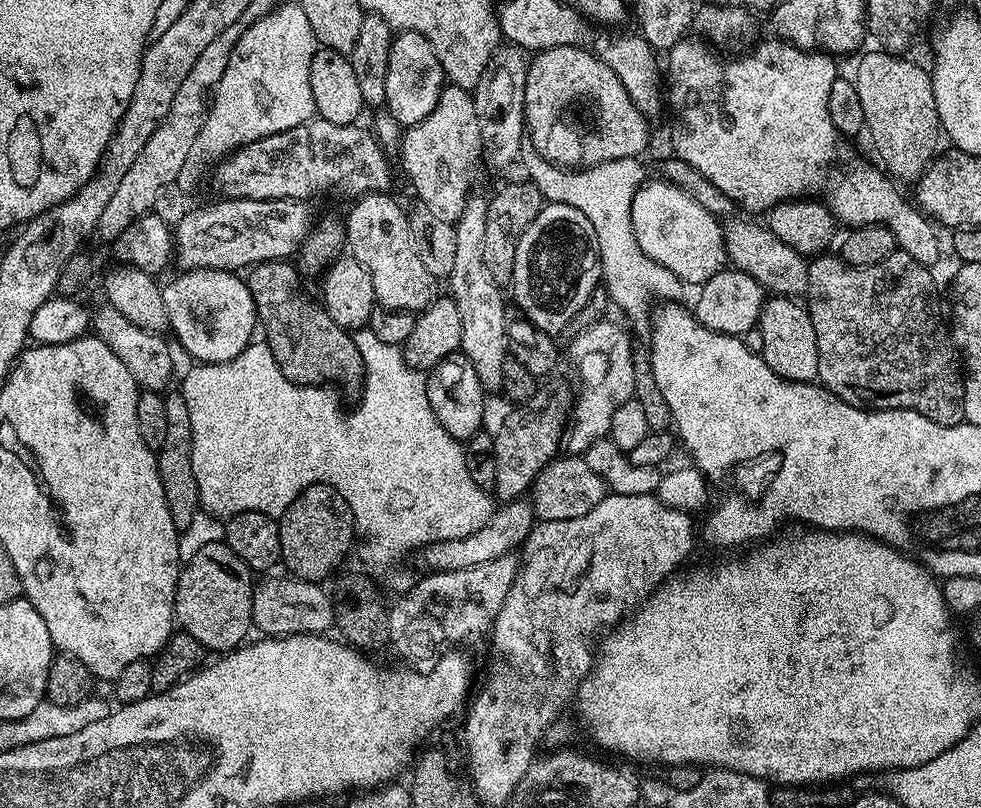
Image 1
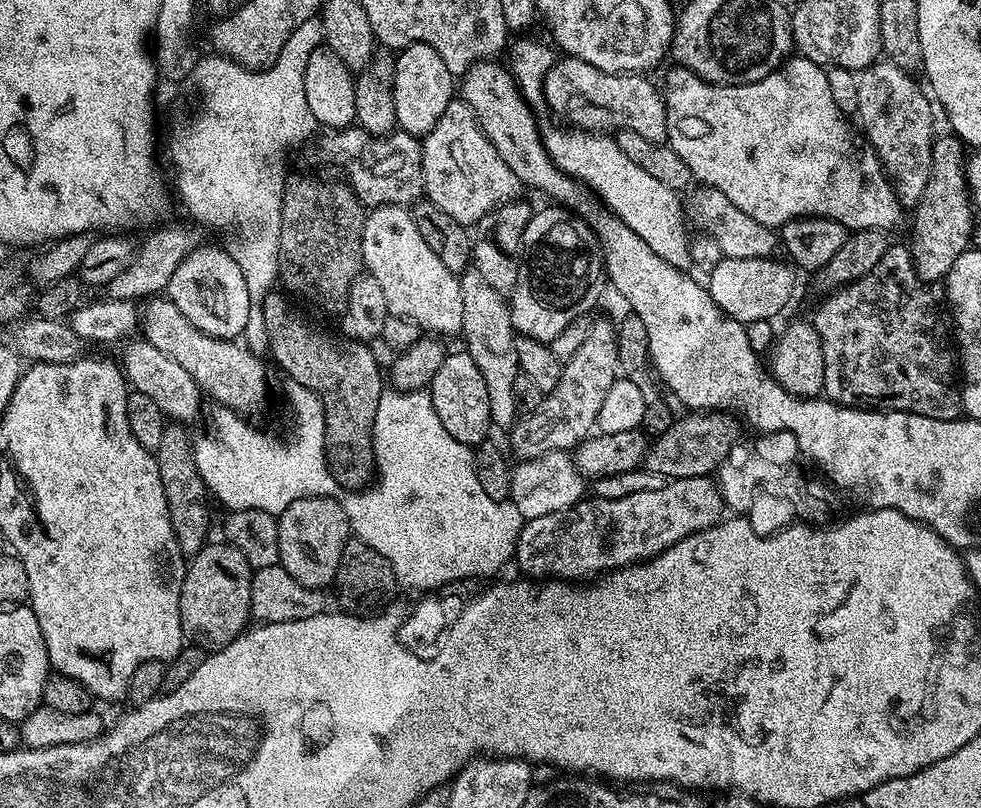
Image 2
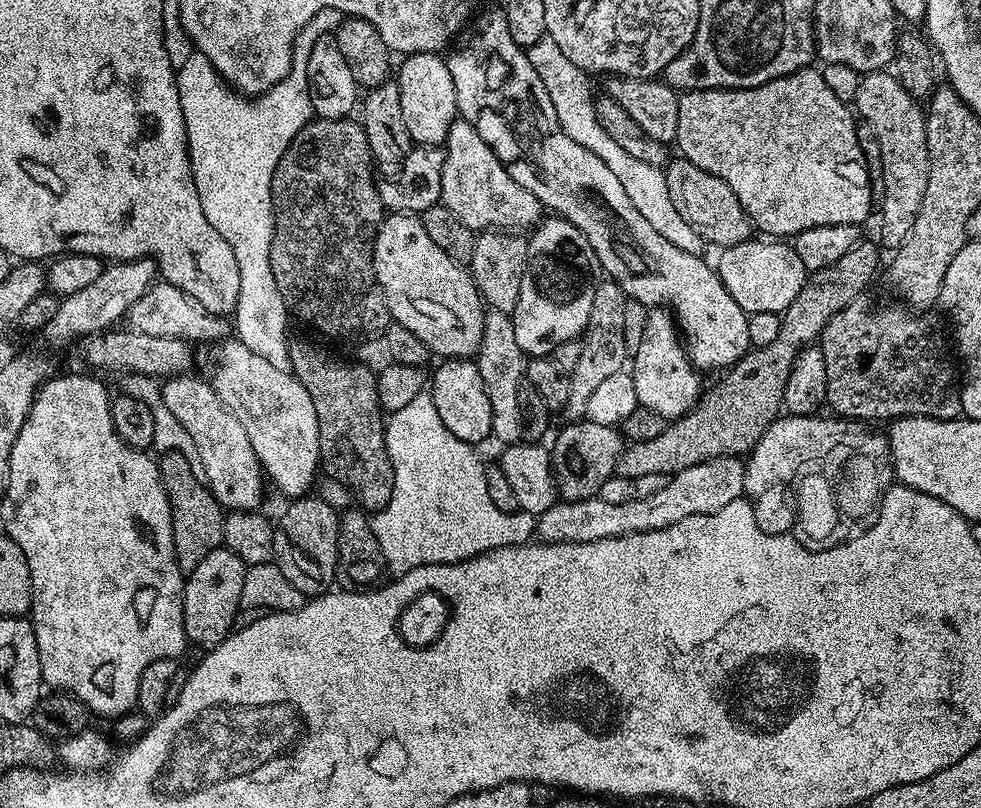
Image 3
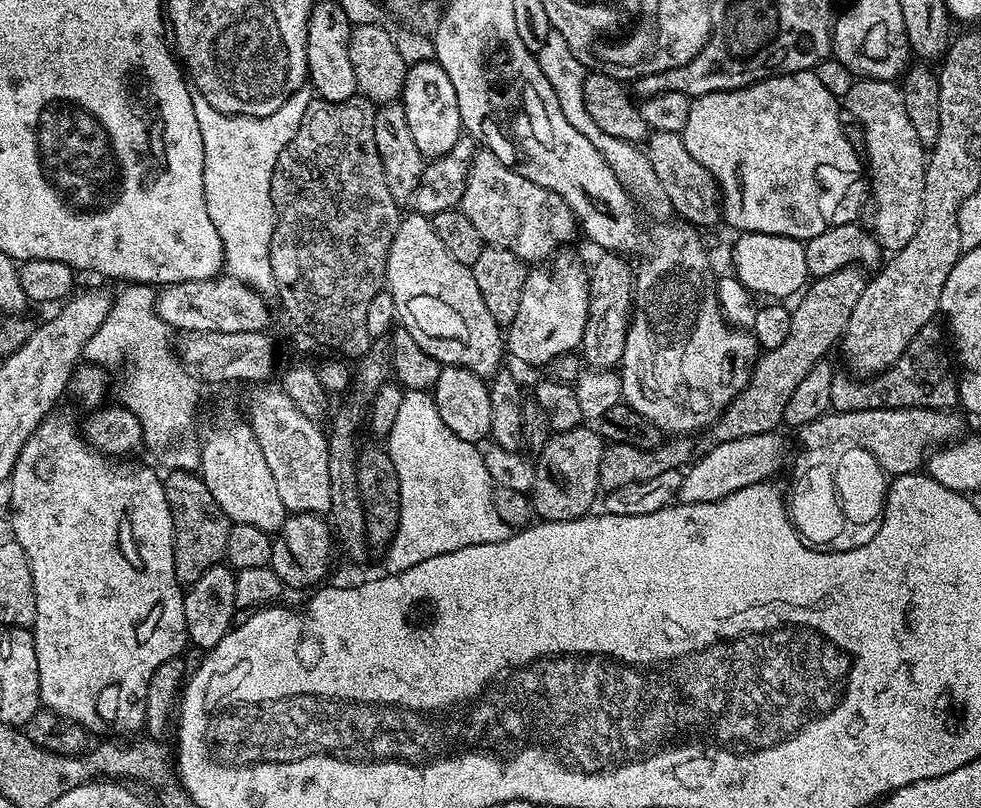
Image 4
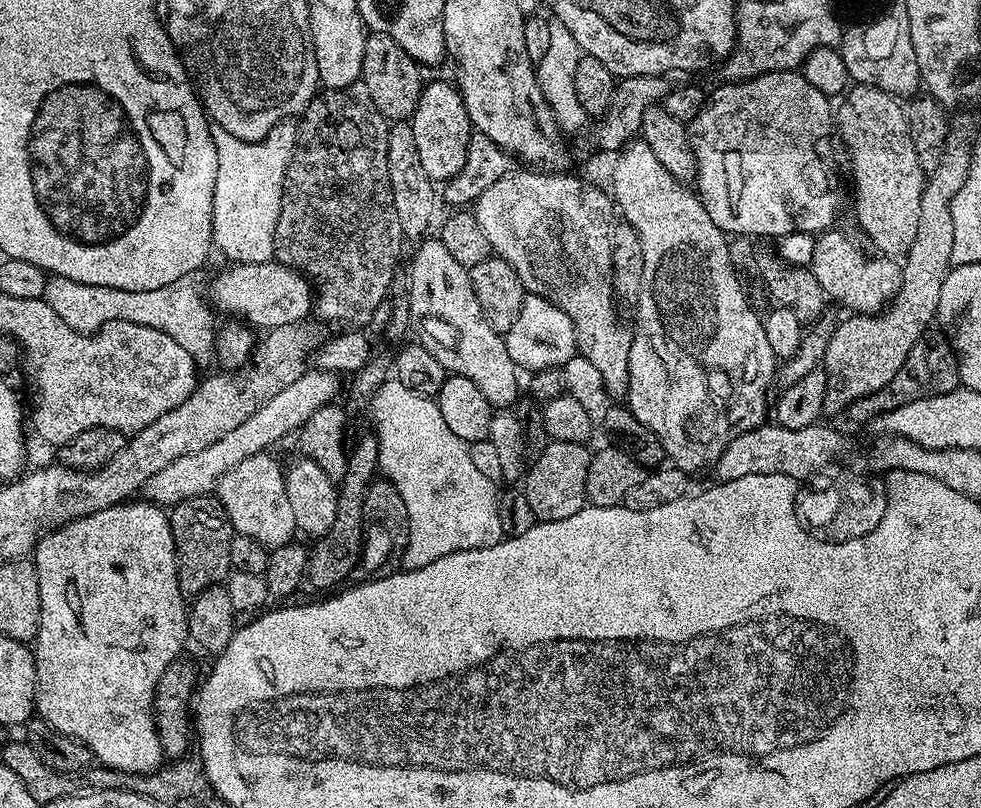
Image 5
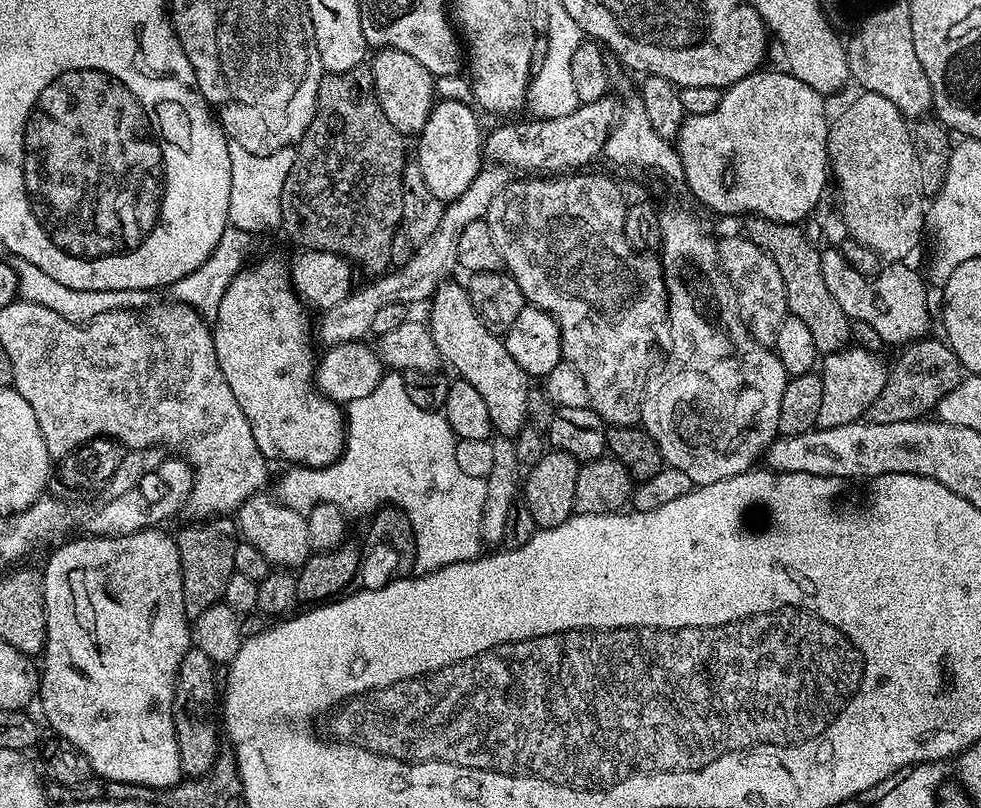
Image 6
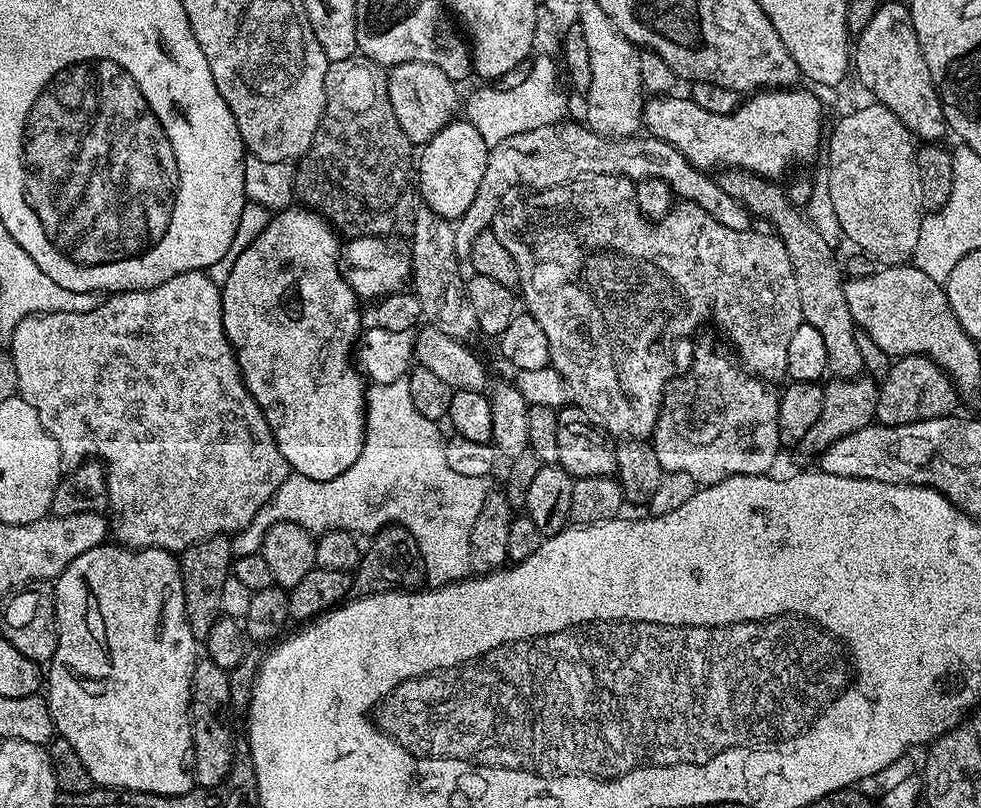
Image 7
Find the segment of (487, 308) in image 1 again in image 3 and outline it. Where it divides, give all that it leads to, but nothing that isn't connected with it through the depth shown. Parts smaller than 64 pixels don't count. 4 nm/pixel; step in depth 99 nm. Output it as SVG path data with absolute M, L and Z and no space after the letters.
M491 310L484 313L484 329L482 330L482 342L480 351L474 357L478 370L482 374L482 383L486 385L486 394L490 397L490 410L492 411L492 436L501 440L501 445L518 444L522 440L522 391L520 383L523 385L526 380L526 357L522 346L518 346L518 341L514 338L514 326L512 318L506 312L493 312Z

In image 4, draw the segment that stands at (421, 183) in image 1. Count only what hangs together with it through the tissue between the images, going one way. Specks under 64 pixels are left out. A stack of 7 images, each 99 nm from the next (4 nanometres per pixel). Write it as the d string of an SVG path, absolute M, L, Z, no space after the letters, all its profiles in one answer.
M487 150L477 151L472 157L472 169L468 172L466 190L458 207L466 214L466 218L470 218L470 223L478 229L478 234L482 234L485 245L510 250L519 260L525 262L547 261L557 249L568 246L568 243L578 236L576 216L561 196L538 186L538 182L530 182L530 178L522 178L522 174L498 162L496 155Z

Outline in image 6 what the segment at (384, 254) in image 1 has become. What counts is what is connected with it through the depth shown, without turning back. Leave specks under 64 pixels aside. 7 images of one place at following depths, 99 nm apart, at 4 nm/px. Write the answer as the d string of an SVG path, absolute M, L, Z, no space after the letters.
M445 282L441 284L436 292L433 293L430 297L432 309L429 310L428 316L426 316L426 323L433 334L439 357L445 363L446 361L448 362L449 366L456 371L455 375L459 379L470 382L470 386L474 386L474 390L478 390L478 394L482 394L482 398L486 402L486 410L490 414L493 433L515 438L529 423L526 398L528 397L530 378L521 370L518 362L514 362L514 358L510 358L503 339L493 329L489 328L484 323L483 318L476 313L476 307L474 307L468 297L467 287L463 283L452 283Z

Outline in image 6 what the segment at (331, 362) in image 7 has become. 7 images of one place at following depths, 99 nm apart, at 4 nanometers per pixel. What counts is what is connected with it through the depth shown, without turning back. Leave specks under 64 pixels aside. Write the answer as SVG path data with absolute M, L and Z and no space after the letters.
M260 260L257 264L249 263L226 286L226 294L218 302L210 327L218 370L222 370L222 378L226 378L234 398L238 398L238 406L242 406L242 414L250 422L258 450L269 462L286 460L294 466L320 469L335 463L344 453L346 416L337 401L314 390L318 352L312 349L314 324L308 321L307 311L293 285L289 265L280 260Z

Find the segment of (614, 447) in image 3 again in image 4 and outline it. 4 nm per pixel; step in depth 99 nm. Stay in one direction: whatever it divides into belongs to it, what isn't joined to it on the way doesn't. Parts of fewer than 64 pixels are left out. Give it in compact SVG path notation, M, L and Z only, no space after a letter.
M581 426L565 432L553 432L548 437L546 446L541 448L535 457L536 473L534 474L534 486L530 493L532 511L541 521L550 520L576 520L579 516L589 515L592 503L597 503L602 489L598 478L598 466L602 466L602 454L606 447L606 441L595 427Z

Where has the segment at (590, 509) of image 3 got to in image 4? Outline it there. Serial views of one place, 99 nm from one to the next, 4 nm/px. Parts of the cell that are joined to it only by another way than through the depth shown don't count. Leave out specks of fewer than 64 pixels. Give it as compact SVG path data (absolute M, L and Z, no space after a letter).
M779 431L750 434L748 438L734 438L730 442L713 443L704 457L697 459L684 472L684 481L678 495L681 504L718 502L742 486L763 484L780 468L784 460L784 440Z

